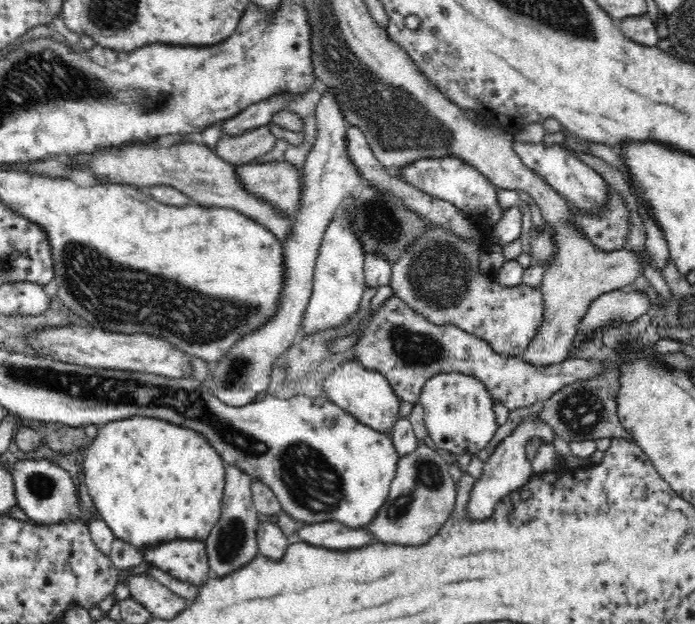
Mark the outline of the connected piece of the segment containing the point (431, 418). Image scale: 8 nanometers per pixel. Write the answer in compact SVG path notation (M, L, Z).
M436 374L426 382L420 396L423 420L435 446L448 454L476 455L493 437L498 423L493 411L494 399L488 389L473 376L465 374Z

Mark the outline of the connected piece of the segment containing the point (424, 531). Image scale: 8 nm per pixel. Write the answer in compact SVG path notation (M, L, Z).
M422 441L418 446L404 454L399 460L396 479L391 483L389 496L386 502L378 510L376 518L363 530L371 534L375 540L384 544L398 546L422 546L430 538L438 534L440 528L448 521L456 501L456 483L449 474L450 460L445 460L435 449L429 448Z

